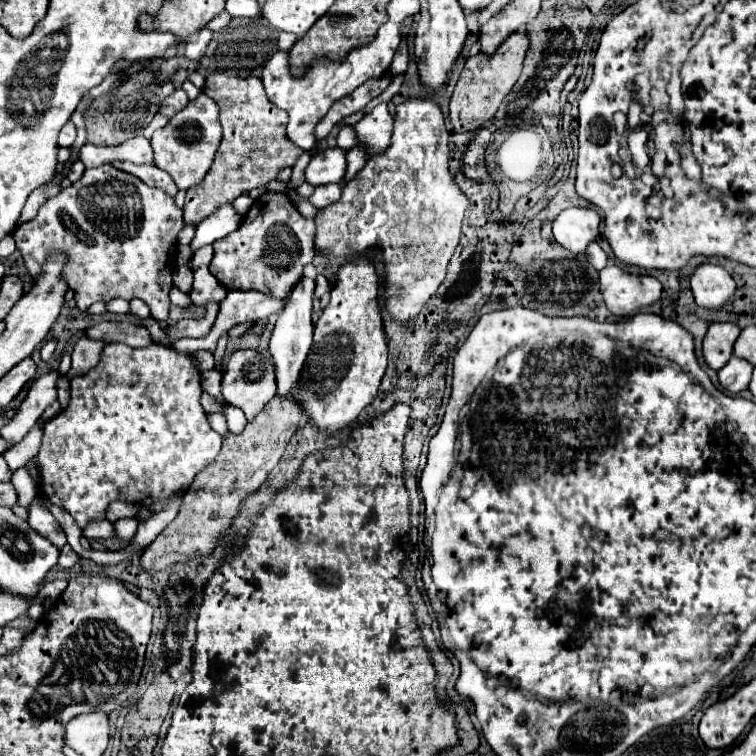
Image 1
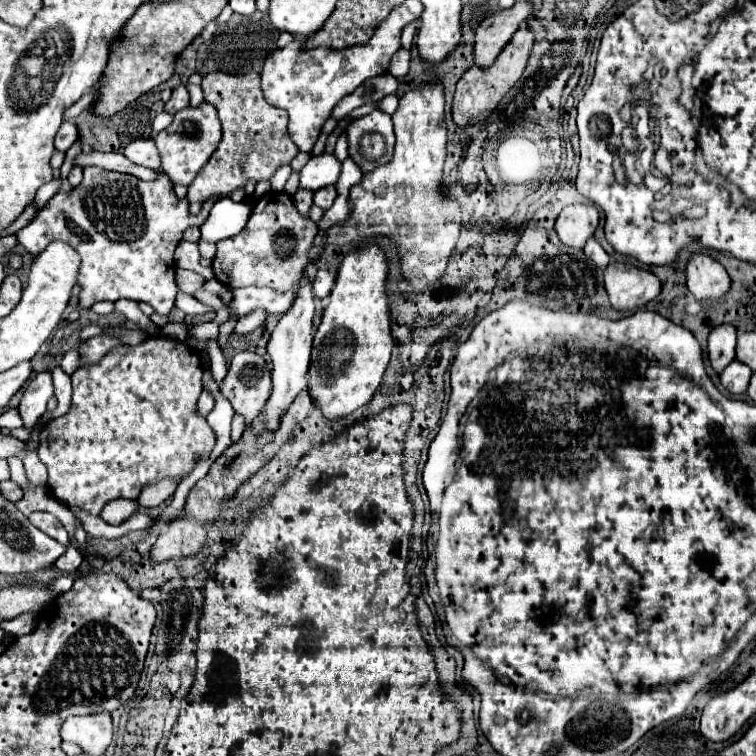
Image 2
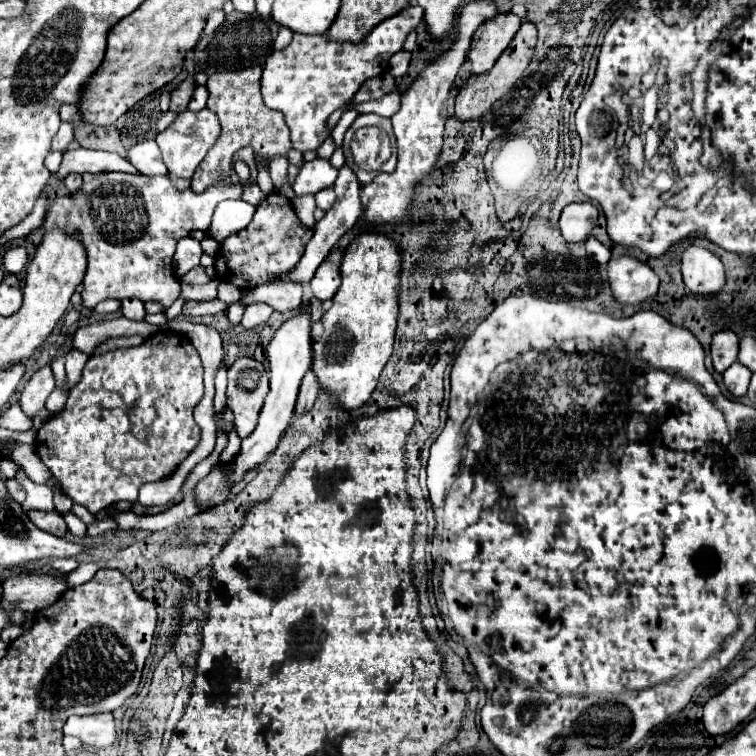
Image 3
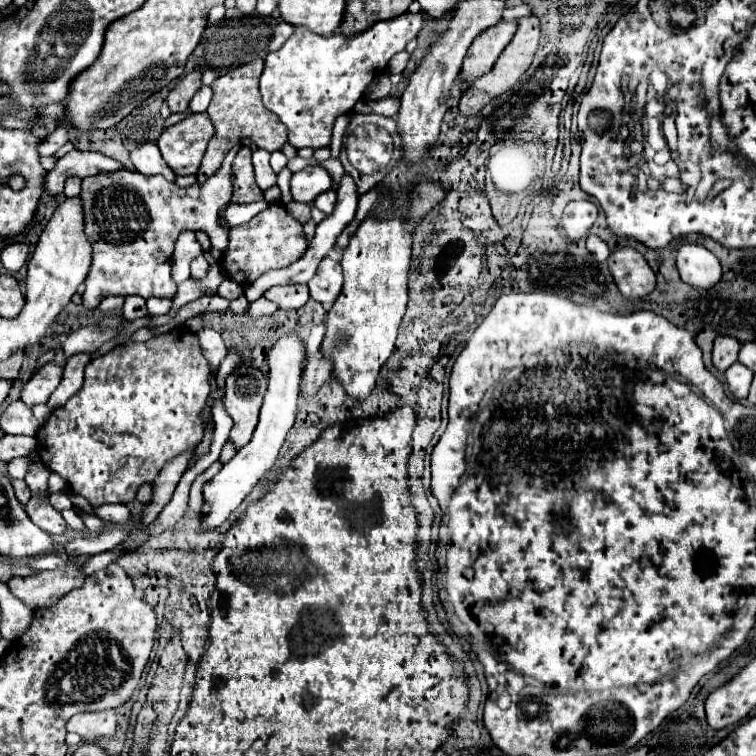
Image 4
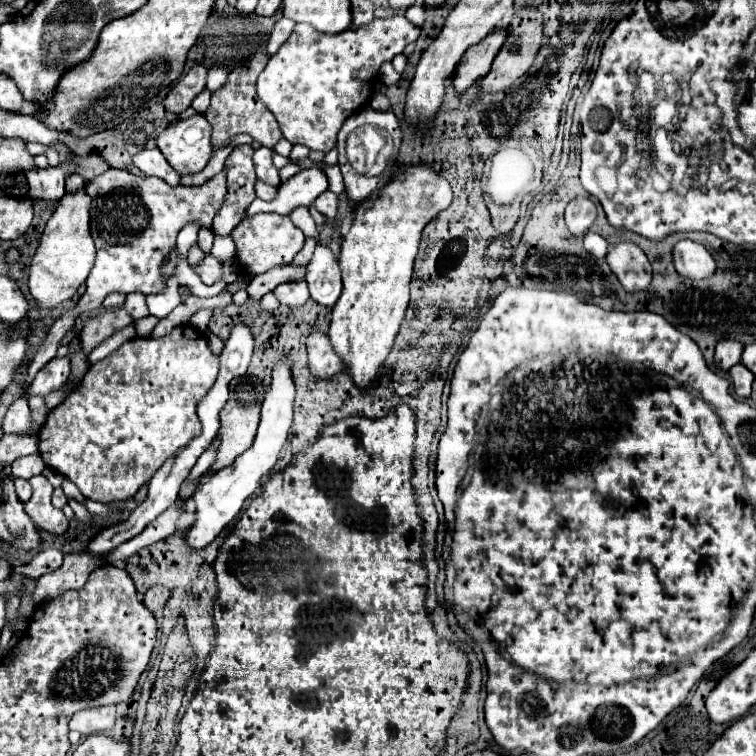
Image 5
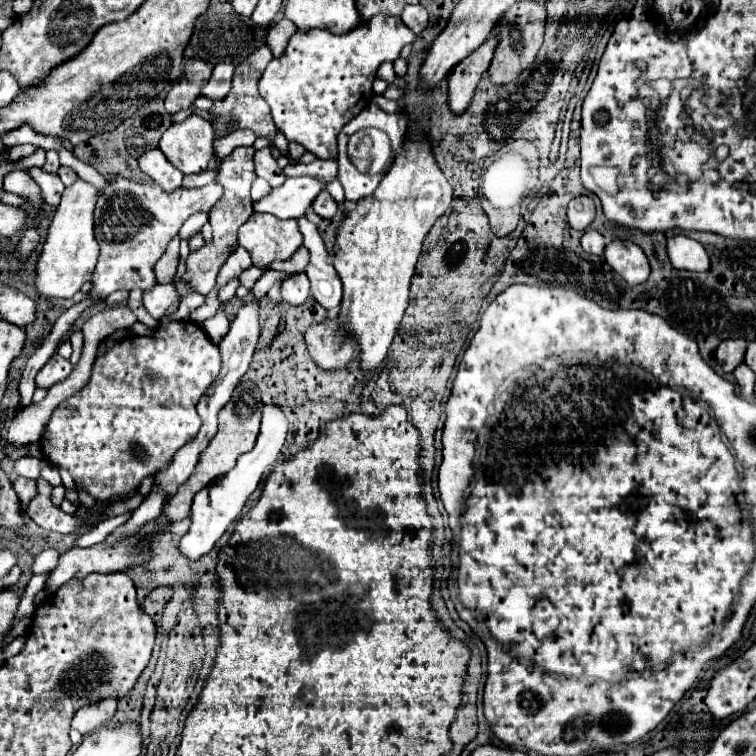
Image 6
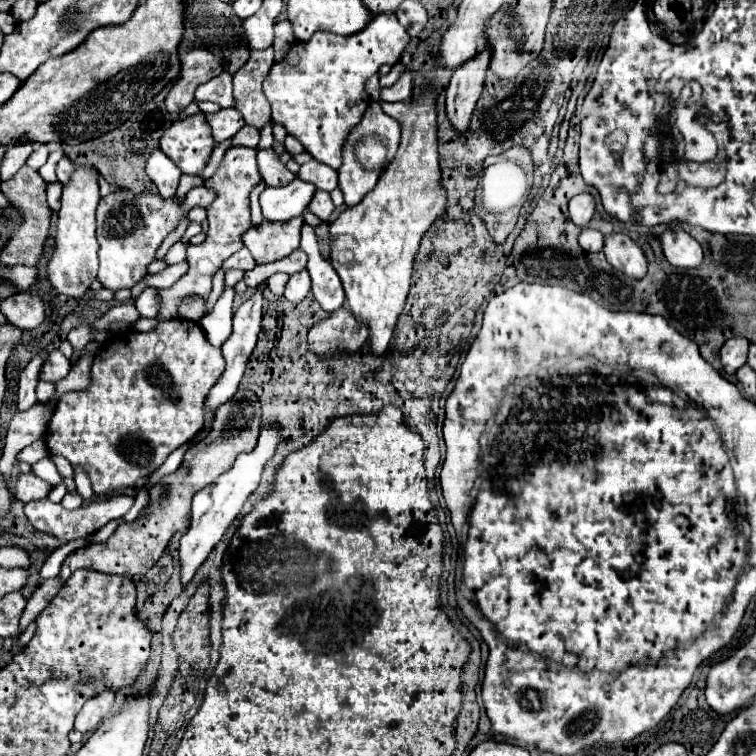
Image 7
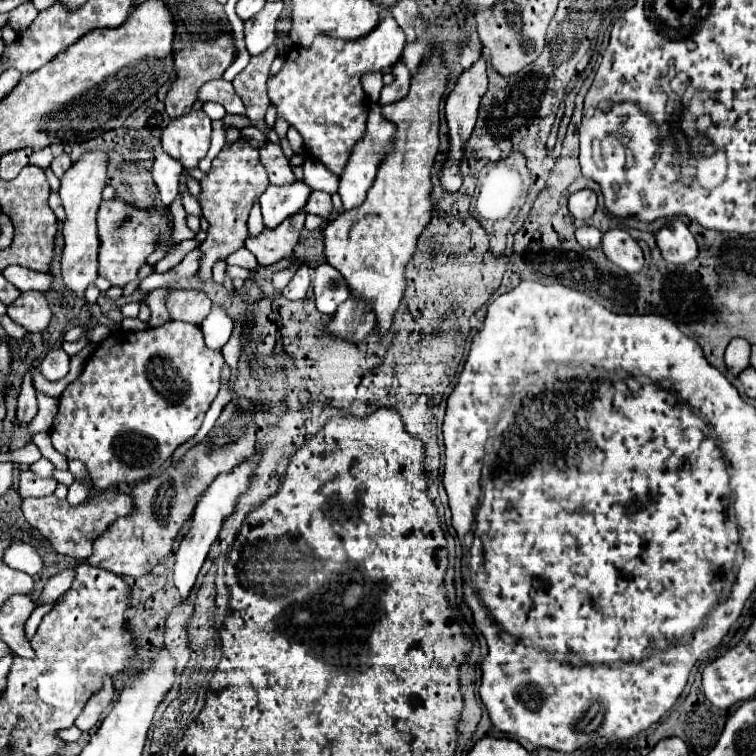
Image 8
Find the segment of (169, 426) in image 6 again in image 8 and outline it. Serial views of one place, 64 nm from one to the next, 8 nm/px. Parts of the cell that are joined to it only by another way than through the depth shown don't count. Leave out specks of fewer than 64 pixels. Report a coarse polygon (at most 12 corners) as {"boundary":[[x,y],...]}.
{"boundary":[[172,320],[114,332],[62,392],[52,446],[96,490],[200,430],[222,352]]}

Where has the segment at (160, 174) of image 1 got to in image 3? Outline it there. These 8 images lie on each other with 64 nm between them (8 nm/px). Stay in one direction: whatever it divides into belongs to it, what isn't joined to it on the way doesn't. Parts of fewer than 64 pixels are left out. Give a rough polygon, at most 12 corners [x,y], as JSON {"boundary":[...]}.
{"boundary":[[78,148],[64,152],[56,172],[140,174],[118,154]]}

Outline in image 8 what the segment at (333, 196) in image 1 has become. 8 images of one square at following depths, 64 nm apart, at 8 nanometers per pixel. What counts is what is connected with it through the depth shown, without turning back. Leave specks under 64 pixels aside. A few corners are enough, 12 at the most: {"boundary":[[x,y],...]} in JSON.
{"boundary":[[314,190],[304,210],[320,218],[332,214],[330,194]]}

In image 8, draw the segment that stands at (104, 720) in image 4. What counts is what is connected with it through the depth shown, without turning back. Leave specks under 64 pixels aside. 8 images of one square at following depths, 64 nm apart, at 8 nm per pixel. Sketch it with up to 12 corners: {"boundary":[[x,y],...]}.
{"boundary":[[110,680],[86,702],[74,724],[82,732],[96,728],[112,704]]}

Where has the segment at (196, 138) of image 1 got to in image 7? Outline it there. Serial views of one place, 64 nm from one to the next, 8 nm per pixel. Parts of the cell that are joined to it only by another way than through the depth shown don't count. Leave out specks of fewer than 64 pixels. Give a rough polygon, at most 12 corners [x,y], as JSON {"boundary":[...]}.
{"boundary":[[202,114],[176,120],[160,150],[200,174],[214,150]]}

